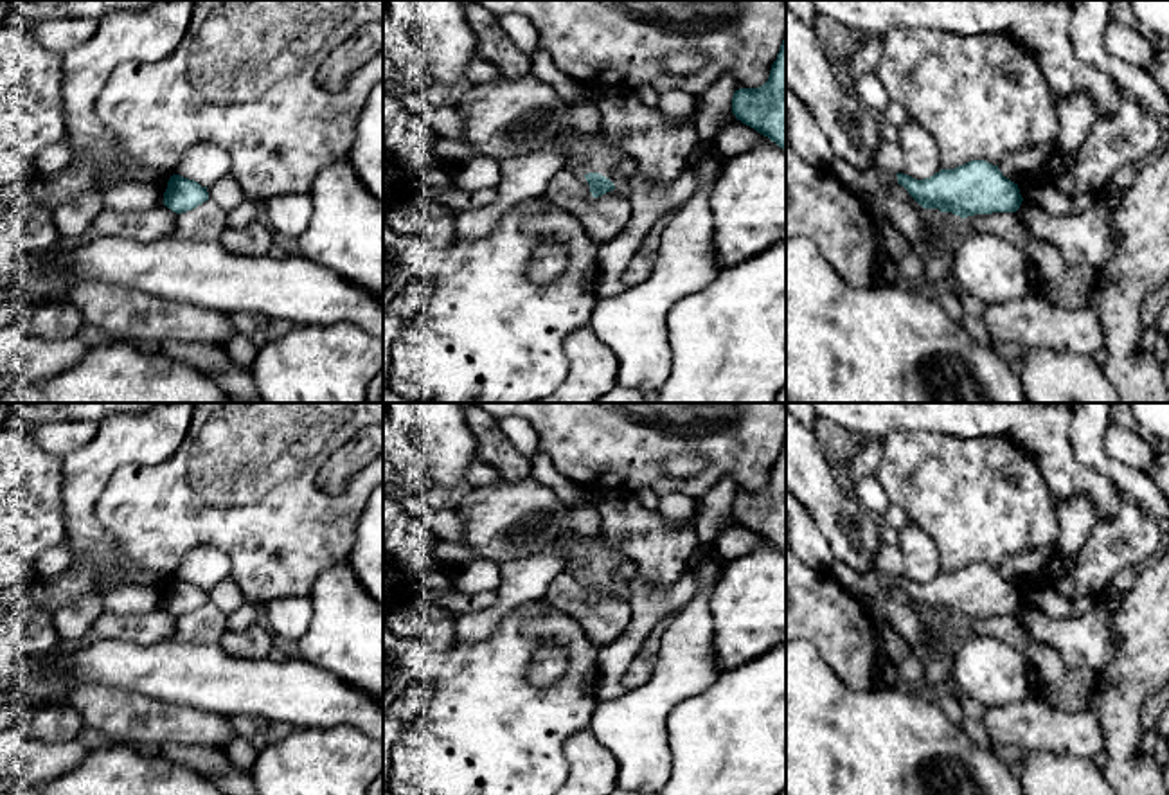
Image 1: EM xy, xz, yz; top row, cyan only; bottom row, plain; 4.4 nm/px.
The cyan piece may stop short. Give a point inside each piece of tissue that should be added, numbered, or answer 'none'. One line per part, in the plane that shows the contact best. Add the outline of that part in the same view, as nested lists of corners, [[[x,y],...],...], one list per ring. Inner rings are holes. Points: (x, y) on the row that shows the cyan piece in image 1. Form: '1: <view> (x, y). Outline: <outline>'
none

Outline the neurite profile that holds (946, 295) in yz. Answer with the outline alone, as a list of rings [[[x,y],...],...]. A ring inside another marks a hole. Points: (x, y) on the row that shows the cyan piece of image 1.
[[[942,284],[939,286],[933,293],[935,300],[939,302],[939,306],[944,309],[944,313],[955,320],[955,322],[962,322],[962,318],[966,317],[964,313],[964,306],[959,299],[959,291],[953,284]]]

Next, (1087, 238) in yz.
[[[1102,191],[1095,196],[1093,205],[1083,212],[1020,207],[1016,214],[1038,241],[1050,243],[1061,254],[1066,266],[1097,270],[1115,250],[1113,216],[1108,212]]]

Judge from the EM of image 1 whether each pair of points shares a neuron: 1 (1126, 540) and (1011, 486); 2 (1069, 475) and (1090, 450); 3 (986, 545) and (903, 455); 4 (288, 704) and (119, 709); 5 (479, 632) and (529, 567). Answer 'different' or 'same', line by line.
1: different
2: different
3: same
4: different
5: same

